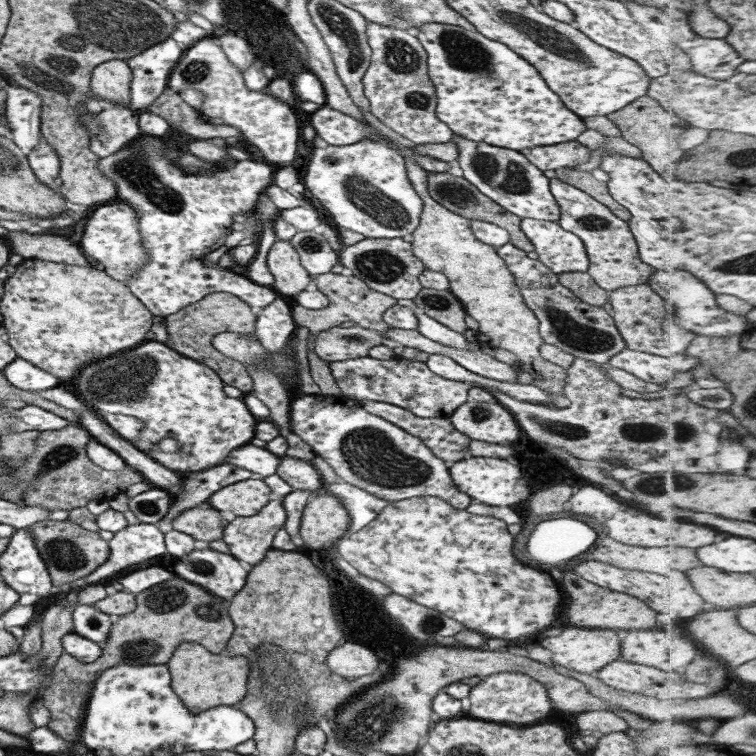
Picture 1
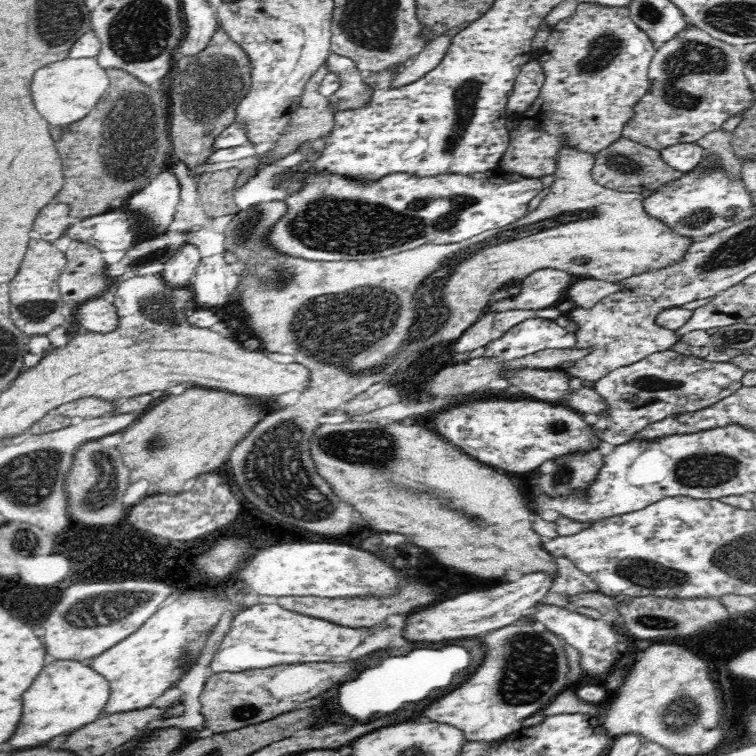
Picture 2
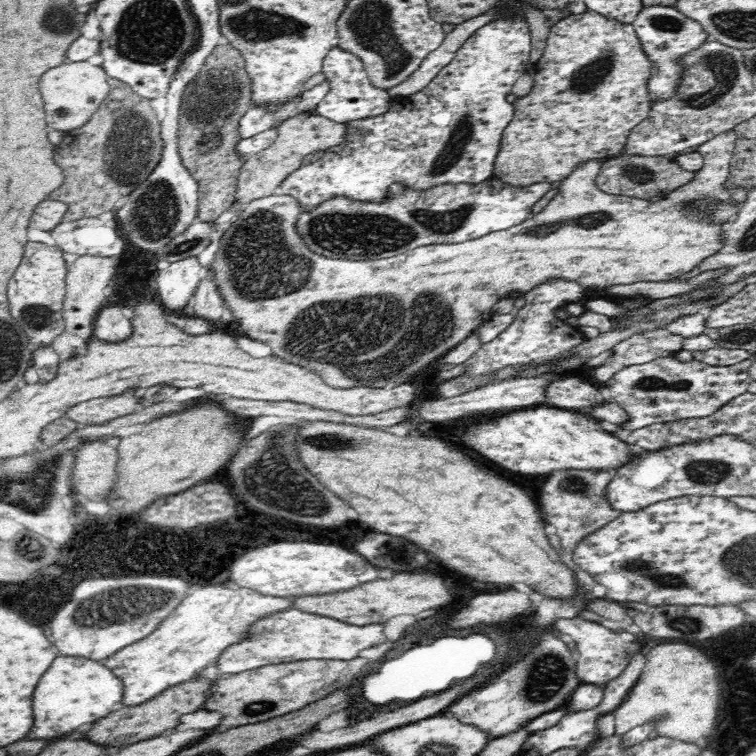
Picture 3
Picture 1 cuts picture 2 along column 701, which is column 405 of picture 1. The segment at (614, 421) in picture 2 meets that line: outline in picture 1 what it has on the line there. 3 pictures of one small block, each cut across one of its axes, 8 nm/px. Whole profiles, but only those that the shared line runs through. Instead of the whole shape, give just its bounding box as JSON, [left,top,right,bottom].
[328,355,480,418]

